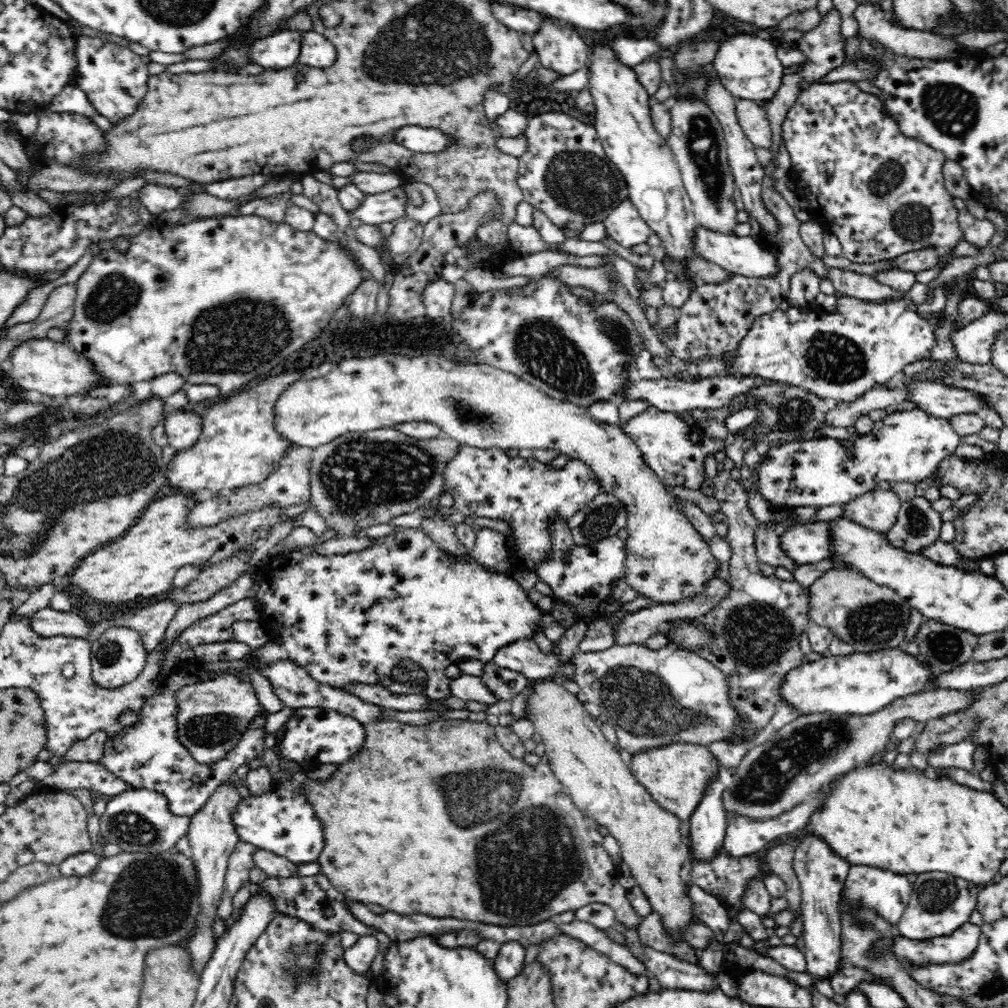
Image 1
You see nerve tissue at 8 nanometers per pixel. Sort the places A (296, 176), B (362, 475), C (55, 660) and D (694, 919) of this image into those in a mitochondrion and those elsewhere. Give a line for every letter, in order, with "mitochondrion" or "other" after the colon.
A: other
B: mitochondrion
C: other
D: other

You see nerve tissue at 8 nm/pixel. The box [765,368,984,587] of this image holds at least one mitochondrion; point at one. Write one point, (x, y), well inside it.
(917, 521)

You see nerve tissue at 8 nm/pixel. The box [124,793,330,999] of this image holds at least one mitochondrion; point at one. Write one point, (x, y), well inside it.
(298, 970)

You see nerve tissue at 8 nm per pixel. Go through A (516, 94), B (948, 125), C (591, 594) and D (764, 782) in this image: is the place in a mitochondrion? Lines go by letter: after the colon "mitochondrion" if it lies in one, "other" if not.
A: other
B: mitochondrion
C: other
D: mitochondrion

